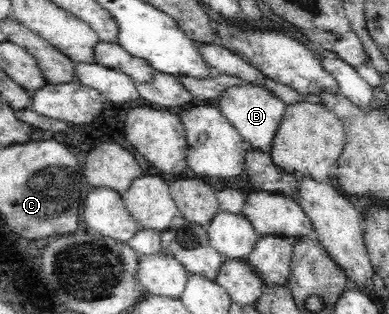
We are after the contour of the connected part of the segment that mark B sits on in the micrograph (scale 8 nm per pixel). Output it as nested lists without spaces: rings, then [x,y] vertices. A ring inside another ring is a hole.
[[[245,81],[244,84],[225,88],[214,102],[245,142],[251,144],[252,148],[258,149],[259,152],[270,154],[272,140],[275,138],[276,129],[279,128],[279,122],[283,120],[287,106],[281,97],[271,92],[269,88],[263,88],[261,84]]]

